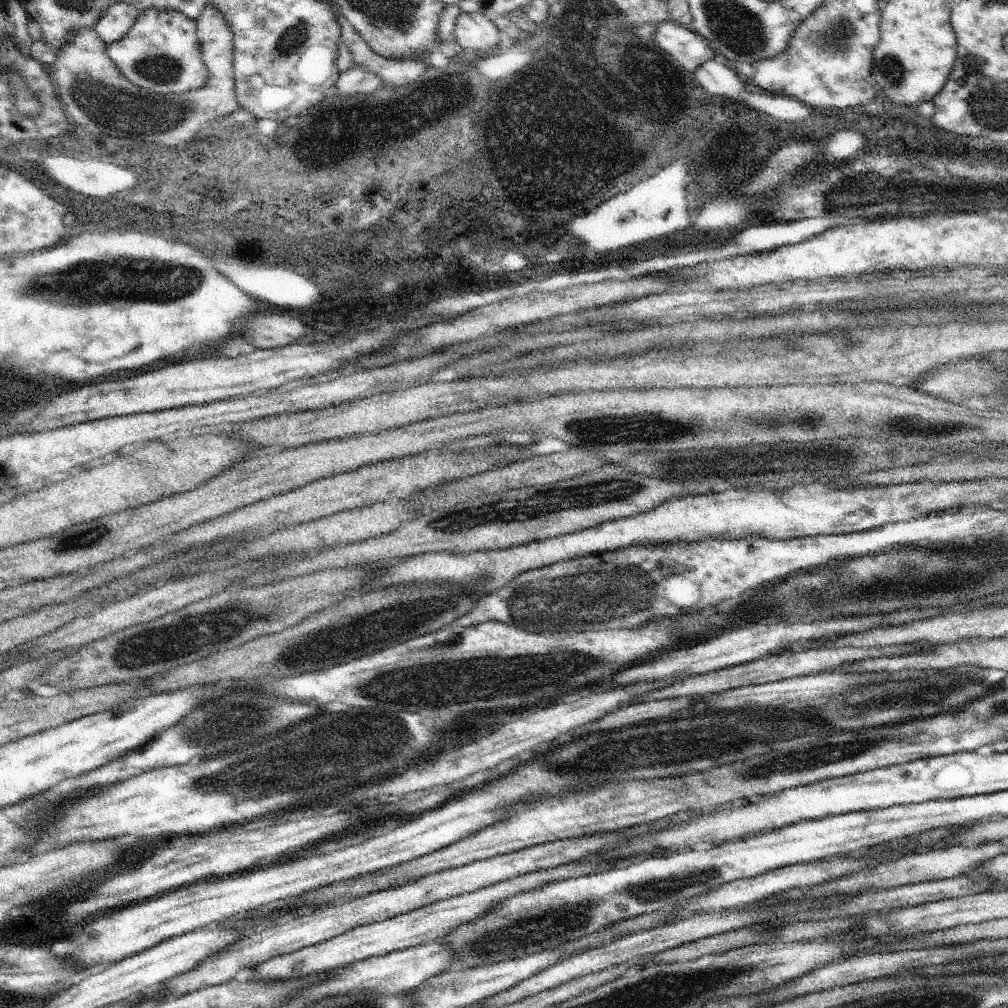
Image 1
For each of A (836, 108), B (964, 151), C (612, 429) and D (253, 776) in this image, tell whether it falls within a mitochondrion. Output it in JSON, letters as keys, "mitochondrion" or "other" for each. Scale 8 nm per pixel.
{"A":"other","B":"other","C":"mitochondrion","D":"mitochondrion"}

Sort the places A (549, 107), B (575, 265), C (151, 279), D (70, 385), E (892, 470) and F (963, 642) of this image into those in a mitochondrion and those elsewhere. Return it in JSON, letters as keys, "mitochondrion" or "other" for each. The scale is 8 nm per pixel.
{"A":"mitochondrion","B":"other","C":"mitochondrion","D":"other","E":"other","F":"other"}

